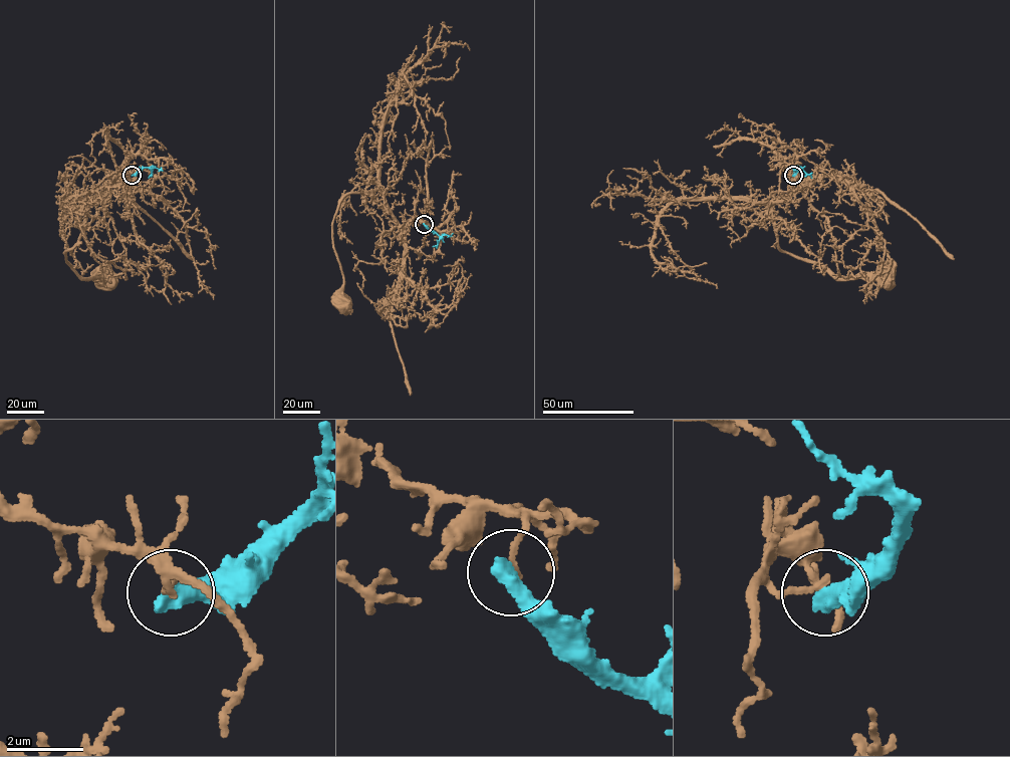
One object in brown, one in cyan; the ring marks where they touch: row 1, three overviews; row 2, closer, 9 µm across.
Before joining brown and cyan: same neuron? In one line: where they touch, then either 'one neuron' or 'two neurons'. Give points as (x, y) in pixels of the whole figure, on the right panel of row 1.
at (793, 175); two neurons

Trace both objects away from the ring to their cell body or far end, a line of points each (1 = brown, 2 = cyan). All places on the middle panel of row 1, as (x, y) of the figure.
1: (424, 223), (413, 218), (401, 226), (380, 190), (343, 197), (332, 232), (343, 279), (340, 302)
2: (424, 224), (440, 236), (450, 236), (453, 233)

